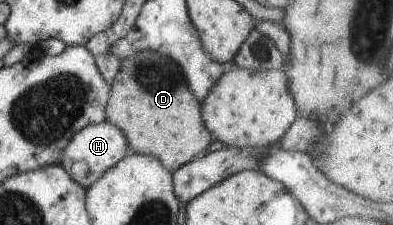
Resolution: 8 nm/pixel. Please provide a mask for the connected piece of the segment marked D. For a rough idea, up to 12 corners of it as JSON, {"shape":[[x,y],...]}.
{"shape":[[124,59],[106,120],[173,172],[216,146],[181,65]]}

